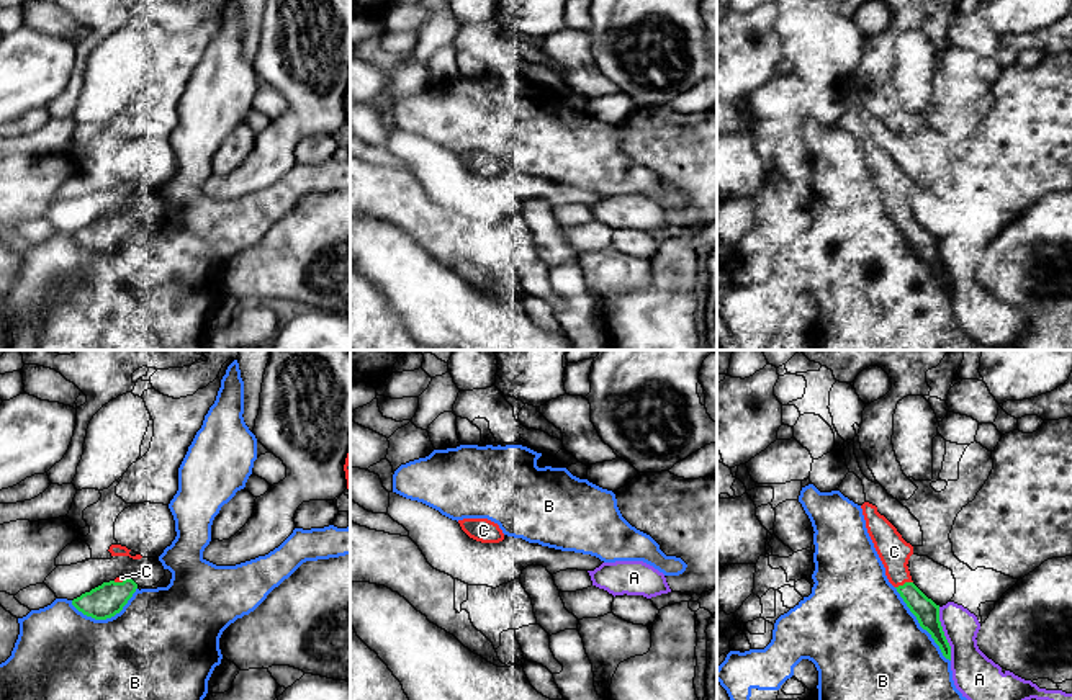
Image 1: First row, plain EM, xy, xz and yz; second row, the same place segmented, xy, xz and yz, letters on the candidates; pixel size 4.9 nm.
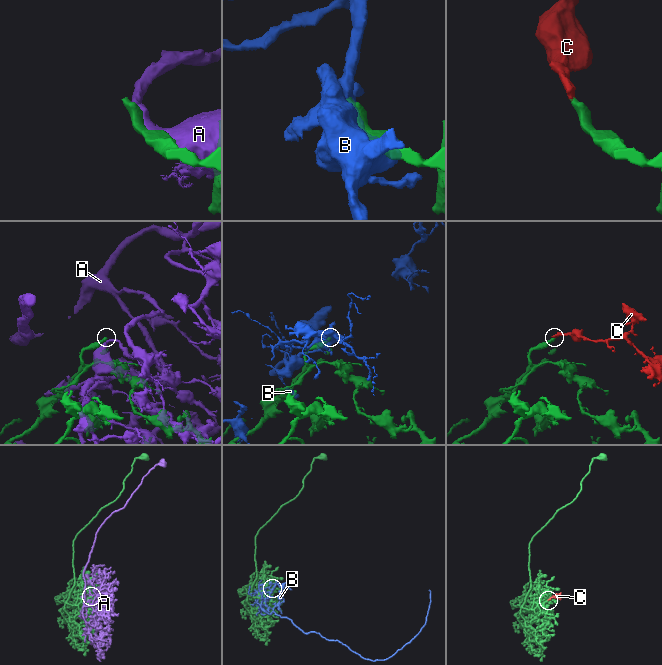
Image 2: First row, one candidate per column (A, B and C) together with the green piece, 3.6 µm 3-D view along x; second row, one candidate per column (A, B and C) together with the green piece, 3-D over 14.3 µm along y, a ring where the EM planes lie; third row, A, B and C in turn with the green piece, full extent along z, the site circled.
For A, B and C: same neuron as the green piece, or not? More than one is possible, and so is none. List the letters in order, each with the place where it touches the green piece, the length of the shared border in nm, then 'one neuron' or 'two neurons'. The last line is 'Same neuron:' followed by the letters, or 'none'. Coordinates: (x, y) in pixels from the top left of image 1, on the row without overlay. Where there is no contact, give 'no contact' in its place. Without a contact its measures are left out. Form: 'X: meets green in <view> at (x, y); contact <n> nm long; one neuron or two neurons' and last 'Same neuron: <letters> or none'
A: meets green in yz at (943, 267); contact 280 nm long; two neurons
B: meets green in yz at (920, 259); contact 460 nm long; two neurons
C: meets green in yz at (904, 218); contact 90 nm long; one neuron
Same neuron: C

